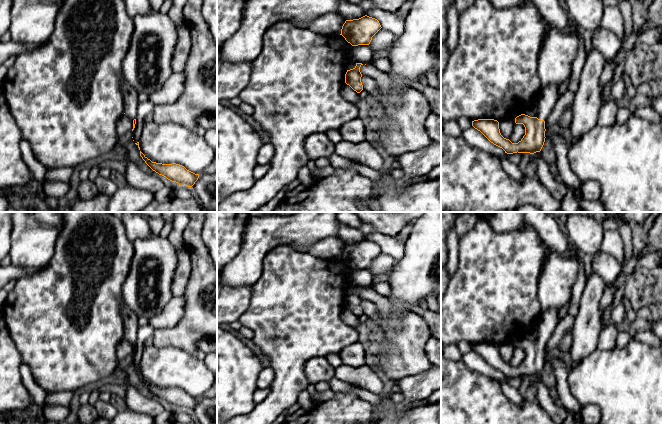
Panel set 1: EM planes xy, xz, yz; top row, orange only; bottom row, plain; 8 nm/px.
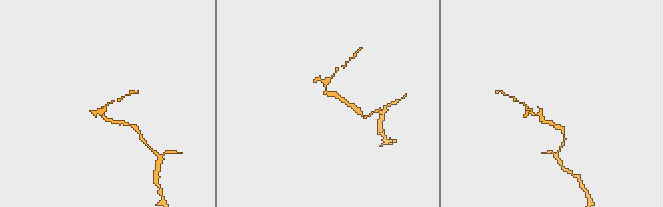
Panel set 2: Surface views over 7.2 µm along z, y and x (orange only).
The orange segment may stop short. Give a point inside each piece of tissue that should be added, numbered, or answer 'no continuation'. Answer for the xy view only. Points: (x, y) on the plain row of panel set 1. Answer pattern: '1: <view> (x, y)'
1: xy (130, 318)

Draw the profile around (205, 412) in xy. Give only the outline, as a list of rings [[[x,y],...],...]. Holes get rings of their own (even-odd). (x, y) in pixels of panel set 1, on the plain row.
[[[217,396],[201,397],[191,414],[197,424],[217,424]]]

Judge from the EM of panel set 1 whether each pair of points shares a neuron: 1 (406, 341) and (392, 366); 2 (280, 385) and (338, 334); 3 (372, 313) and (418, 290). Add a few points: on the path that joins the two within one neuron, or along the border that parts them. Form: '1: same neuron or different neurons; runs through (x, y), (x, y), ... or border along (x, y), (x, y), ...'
1: same neuron; runs through (405, 347), (396, 360)
2: same neuron; runs through (290, 369), (322, 338)
3: same neuron; runs through (384, 319), (389, 319), (406, 299)

